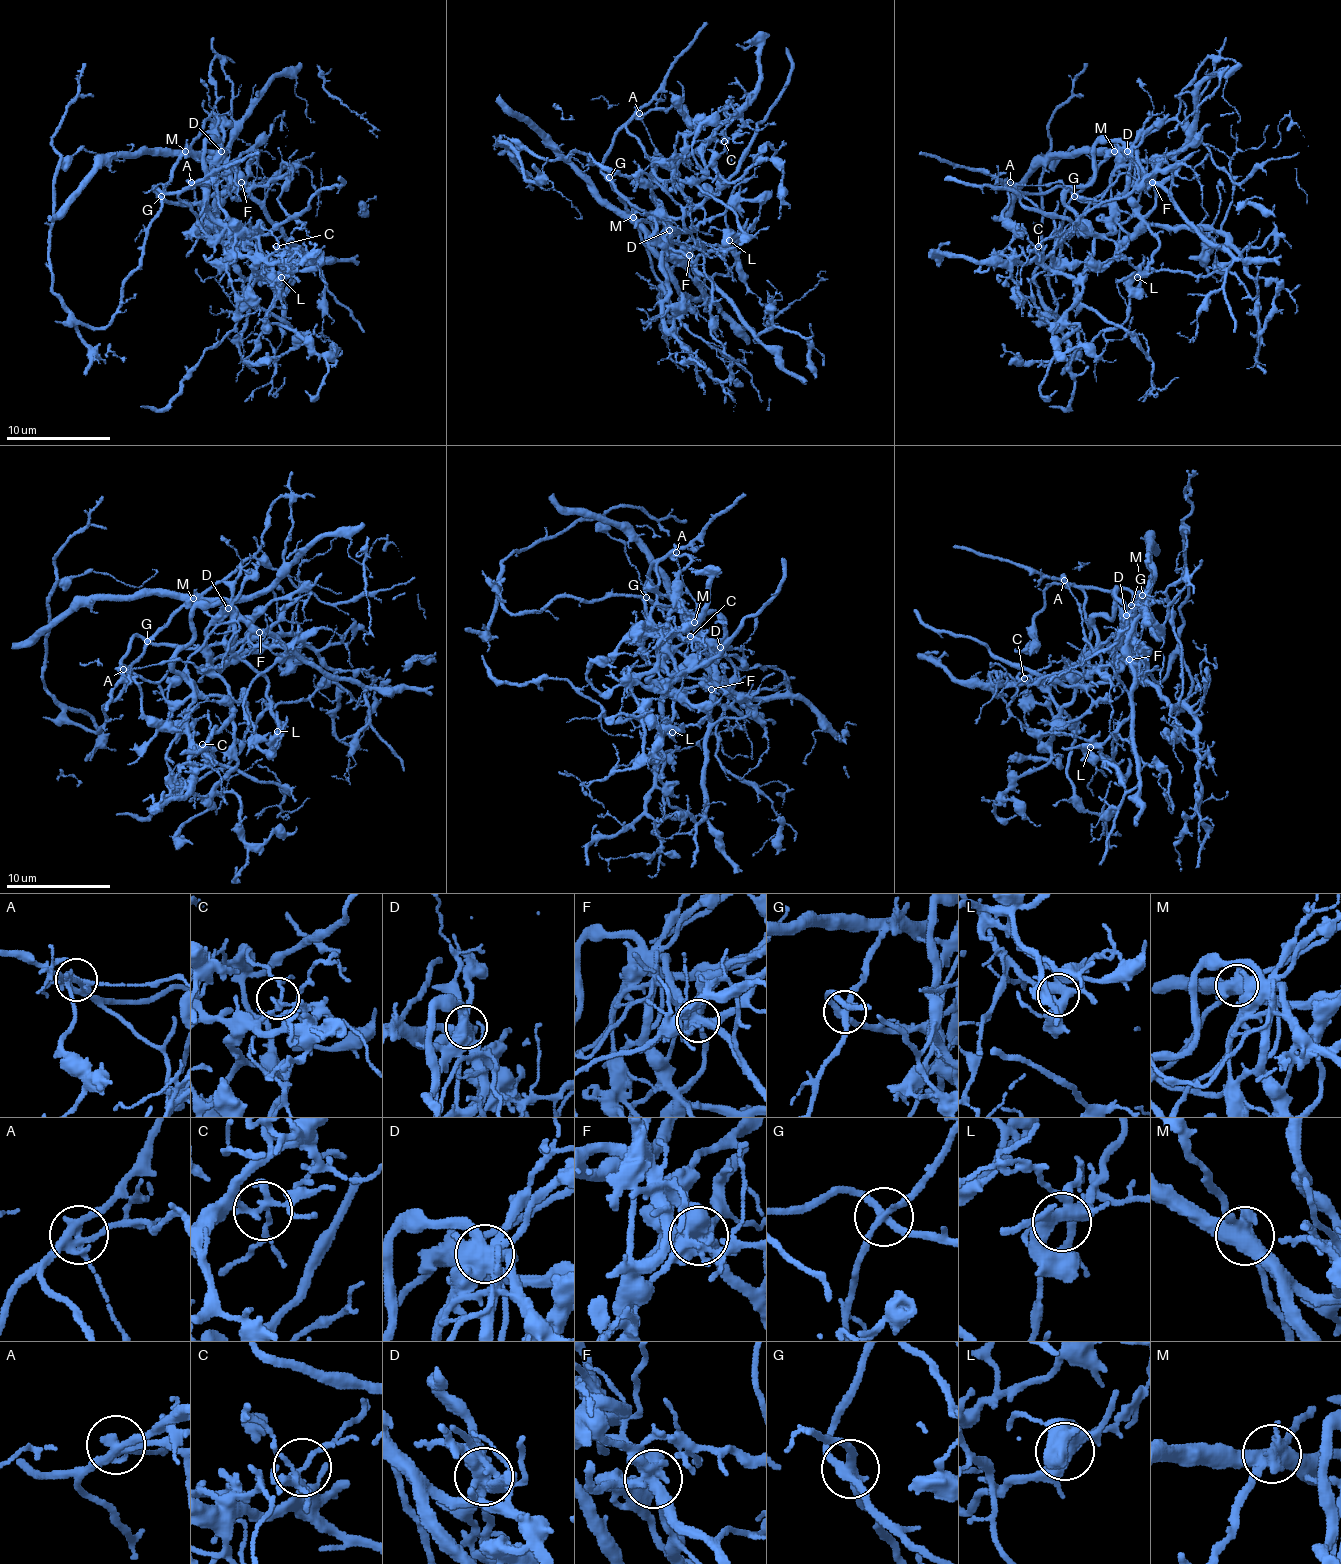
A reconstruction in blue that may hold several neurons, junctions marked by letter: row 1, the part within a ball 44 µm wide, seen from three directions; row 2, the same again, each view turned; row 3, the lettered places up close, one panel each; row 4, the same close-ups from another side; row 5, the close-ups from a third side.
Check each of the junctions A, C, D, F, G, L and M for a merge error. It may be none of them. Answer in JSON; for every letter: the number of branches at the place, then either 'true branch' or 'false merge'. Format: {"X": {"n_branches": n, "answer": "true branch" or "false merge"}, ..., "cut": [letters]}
{"A": {"n_branches": 4, "answer": "false merge"}, "C": {"n_branches": 7, "answer": "true branch"}, "D": {"n_branches": 6, "answer": "false merge"}, "F": {"n_branches": 5, "answer": "false merge"}, "G": {"n_branches": 4, "answer": "false merge"}, "L": {"n_branches": 6, "answer": "true branch"}, "M": {"n_branches": 4, "answer": "false merge"}, "cut": ["A", "D", "F", "G", "M"]}

